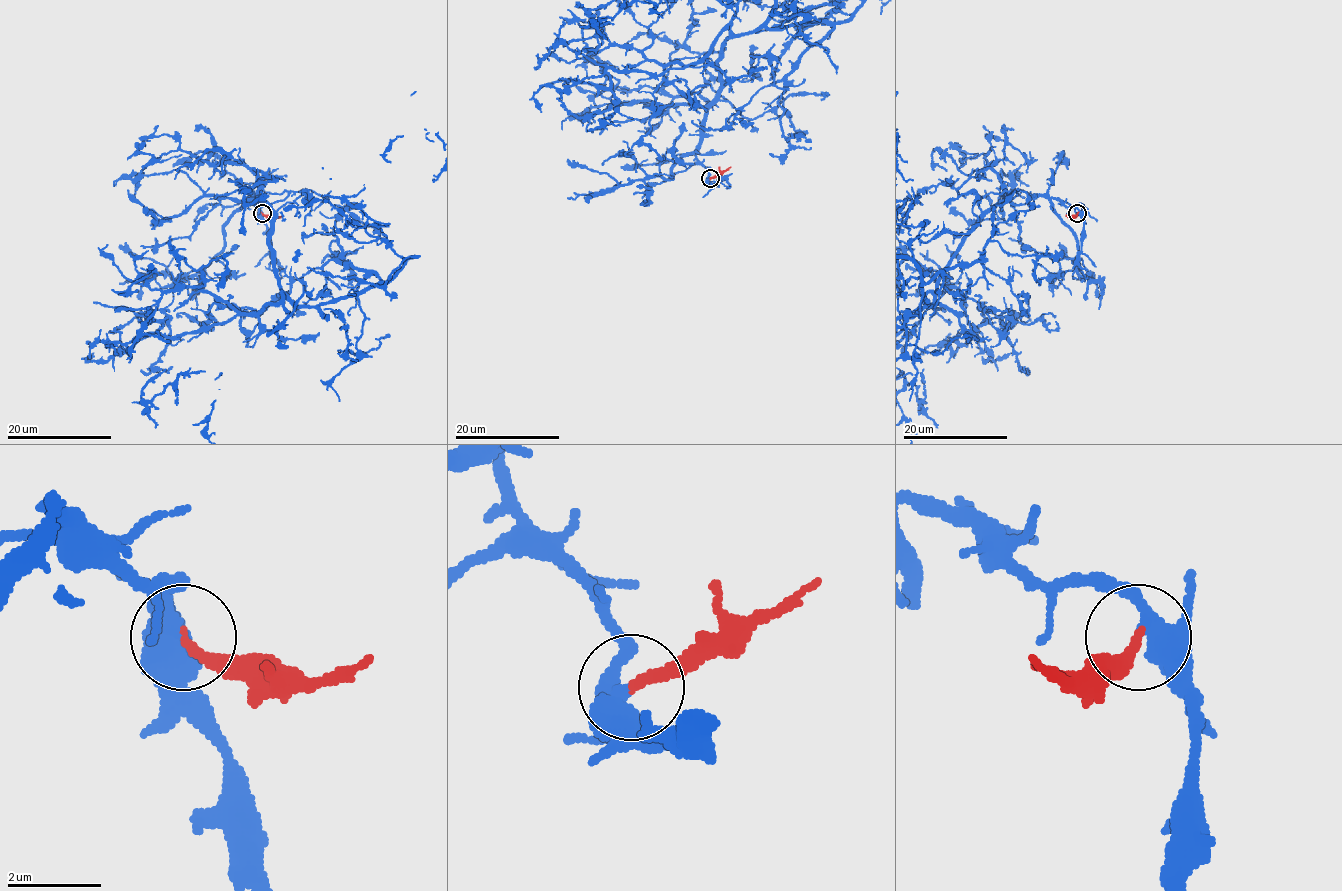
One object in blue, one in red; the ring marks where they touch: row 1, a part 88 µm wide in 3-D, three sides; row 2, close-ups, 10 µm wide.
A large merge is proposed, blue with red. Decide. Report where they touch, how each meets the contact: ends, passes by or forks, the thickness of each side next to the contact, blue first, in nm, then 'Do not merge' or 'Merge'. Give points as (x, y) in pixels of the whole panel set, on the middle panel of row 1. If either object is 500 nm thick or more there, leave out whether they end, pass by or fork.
Place: (710, 178). At the ring blue forks. At the ring red ends. Thickness 320 nm (blue) against 240 nm. Merge

